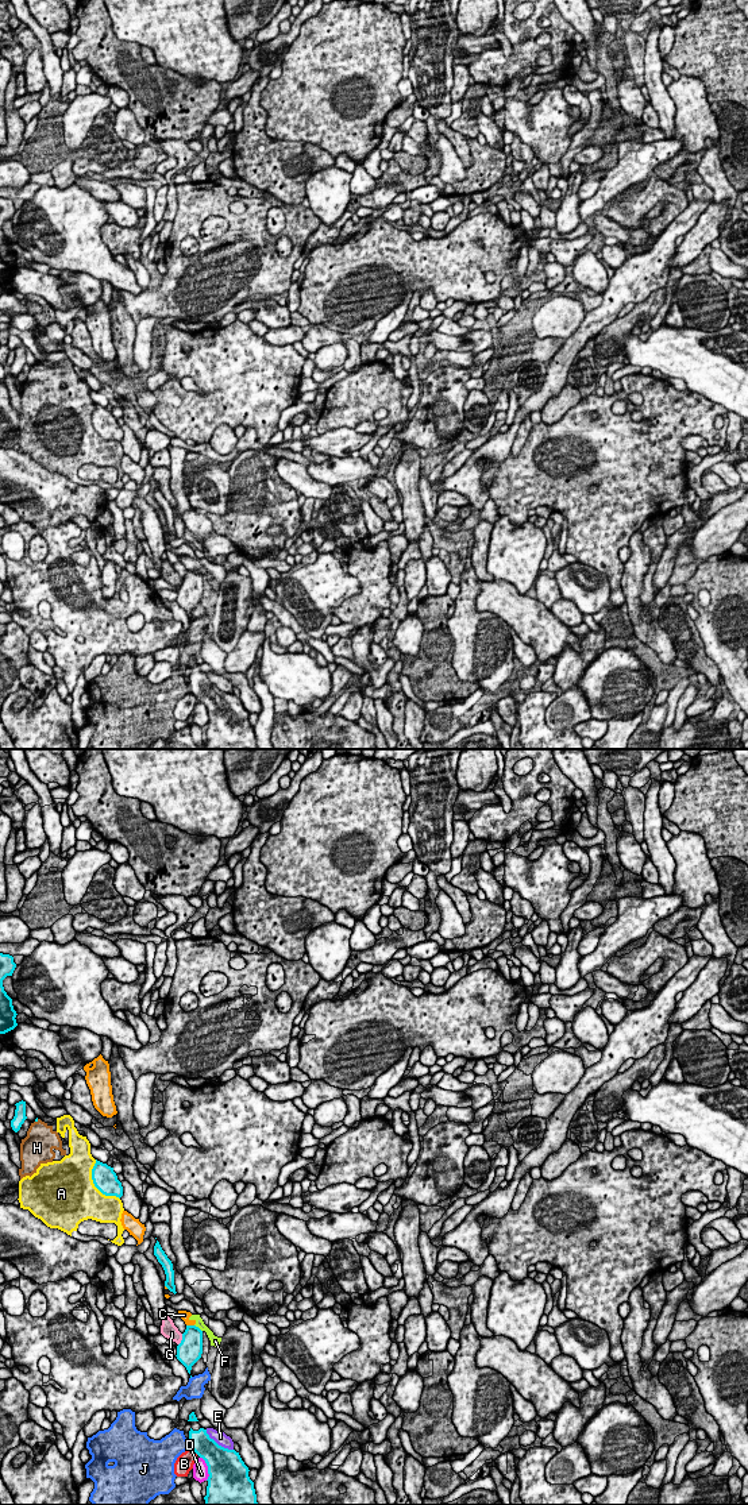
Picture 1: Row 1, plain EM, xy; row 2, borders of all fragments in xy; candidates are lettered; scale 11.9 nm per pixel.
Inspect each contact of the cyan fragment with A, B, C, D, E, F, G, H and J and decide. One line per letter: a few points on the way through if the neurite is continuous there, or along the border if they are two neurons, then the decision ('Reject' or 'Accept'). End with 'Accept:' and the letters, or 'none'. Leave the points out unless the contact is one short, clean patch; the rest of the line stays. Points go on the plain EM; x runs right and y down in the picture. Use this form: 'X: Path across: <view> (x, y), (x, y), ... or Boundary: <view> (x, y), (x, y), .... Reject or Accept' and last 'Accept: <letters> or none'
A: Reject
B: Boundary: xy (191, 691), (197, 698). Reject
C: Reject
D: Reject
E: Reject
F: Boundary: xy (195, 568), (201, 575). Reject
G: Boundary: xy (182, 578), (178, 589). Reject
H: Reject
J: Reject
Accept: none

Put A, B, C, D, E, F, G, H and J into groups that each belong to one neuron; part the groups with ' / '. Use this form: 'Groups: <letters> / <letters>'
Groups: A H / B / C F / D / E / G / J

